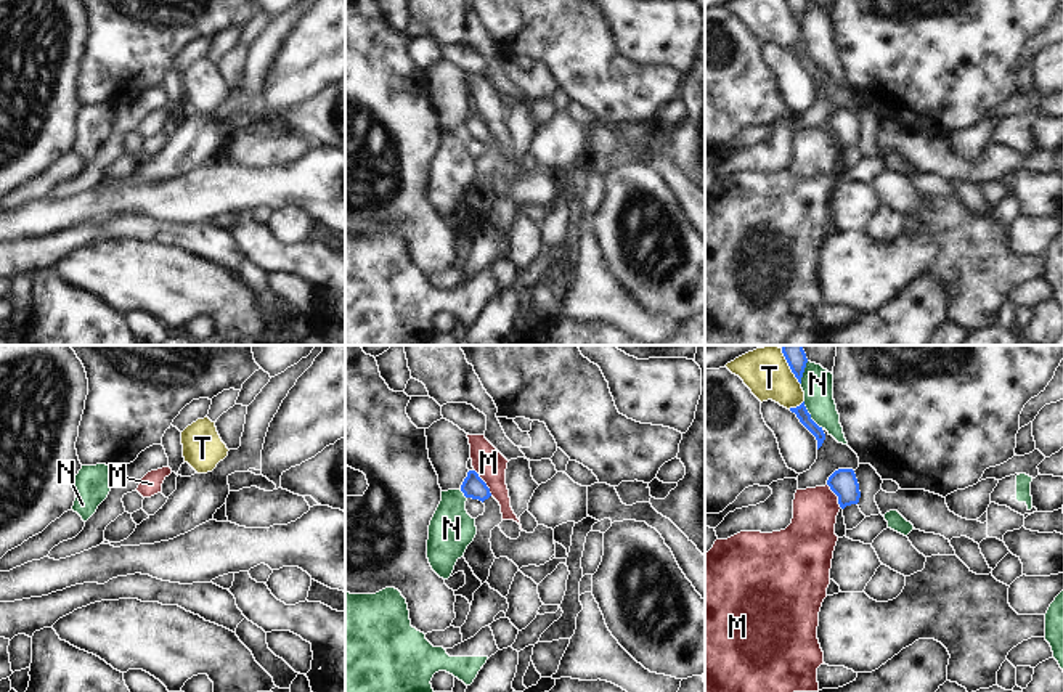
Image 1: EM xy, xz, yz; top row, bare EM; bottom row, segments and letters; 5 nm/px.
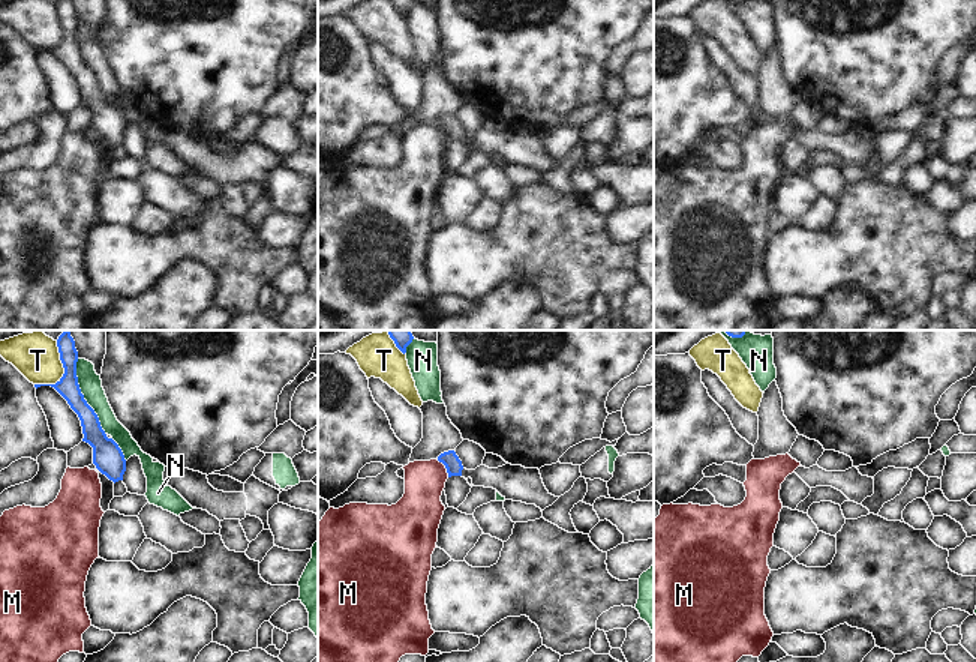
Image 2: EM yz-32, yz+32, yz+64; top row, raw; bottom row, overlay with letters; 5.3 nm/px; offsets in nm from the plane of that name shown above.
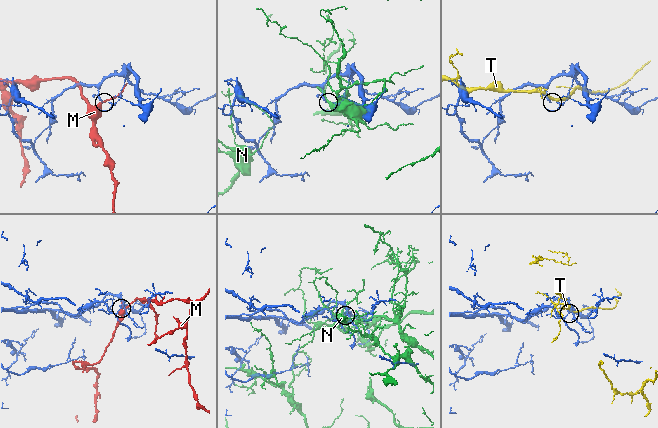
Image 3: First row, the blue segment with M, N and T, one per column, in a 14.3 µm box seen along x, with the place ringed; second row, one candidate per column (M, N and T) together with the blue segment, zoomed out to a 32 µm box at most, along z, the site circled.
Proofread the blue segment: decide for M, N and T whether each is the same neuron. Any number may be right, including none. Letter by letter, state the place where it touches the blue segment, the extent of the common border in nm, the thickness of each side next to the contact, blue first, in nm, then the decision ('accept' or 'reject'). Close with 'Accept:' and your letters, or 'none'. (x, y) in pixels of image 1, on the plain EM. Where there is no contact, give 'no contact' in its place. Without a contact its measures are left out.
M: xz (484, 122) | 160 nm | 110/160 nm | reject
N: yz (810, 56) | 170 nm | 70/160 nm | reject
T: yz (792, 12) | 150 nm | 70/200 nm | reject
Accept: none

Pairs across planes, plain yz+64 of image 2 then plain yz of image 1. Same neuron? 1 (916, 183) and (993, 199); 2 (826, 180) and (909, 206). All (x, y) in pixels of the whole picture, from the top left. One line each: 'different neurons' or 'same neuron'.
1: same neuron
2: same neuron

